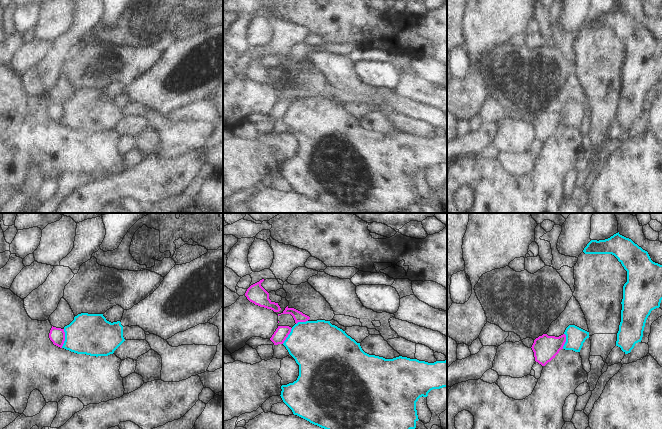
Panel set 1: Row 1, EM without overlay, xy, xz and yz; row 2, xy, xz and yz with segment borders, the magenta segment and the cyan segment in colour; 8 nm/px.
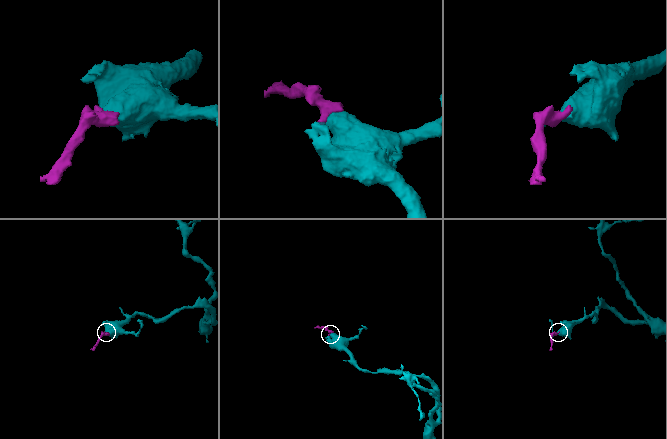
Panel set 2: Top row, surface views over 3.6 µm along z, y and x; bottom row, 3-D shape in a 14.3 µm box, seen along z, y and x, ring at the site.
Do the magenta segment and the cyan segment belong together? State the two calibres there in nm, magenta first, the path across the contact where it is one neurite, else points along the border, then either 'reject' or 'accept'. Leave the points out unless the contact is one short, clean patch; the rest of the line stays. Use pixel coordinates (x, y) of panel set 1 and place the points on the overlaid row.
calibres 130 and 340 nm; border xy (64, 329), (64, 343), (61, 347); reject

